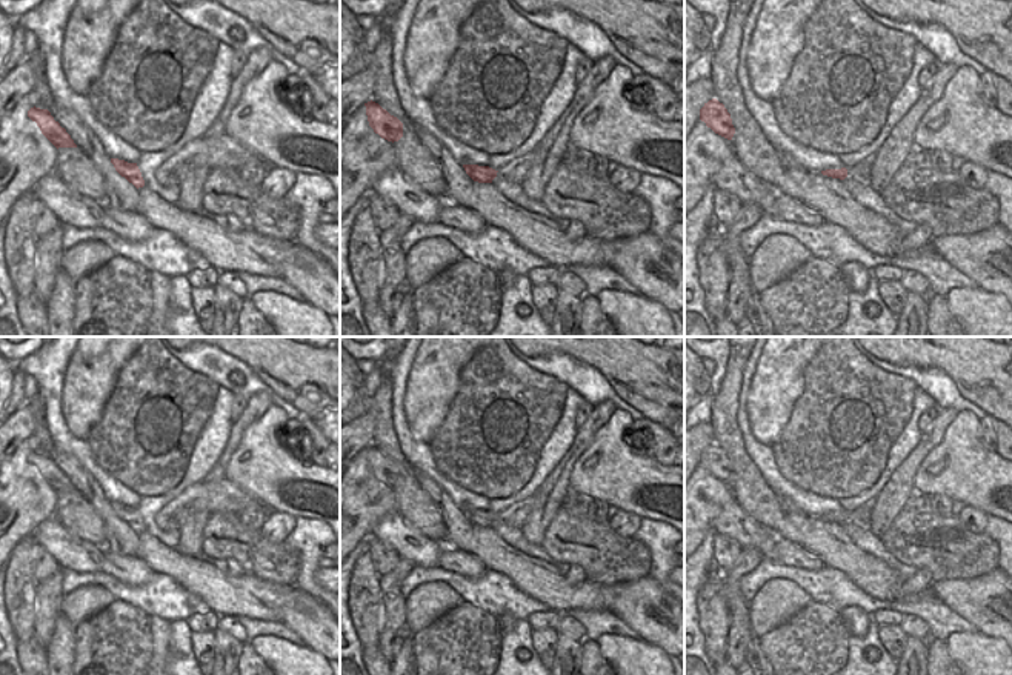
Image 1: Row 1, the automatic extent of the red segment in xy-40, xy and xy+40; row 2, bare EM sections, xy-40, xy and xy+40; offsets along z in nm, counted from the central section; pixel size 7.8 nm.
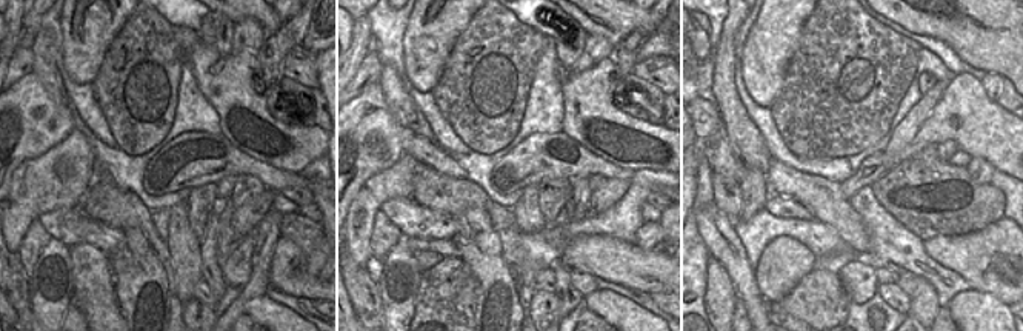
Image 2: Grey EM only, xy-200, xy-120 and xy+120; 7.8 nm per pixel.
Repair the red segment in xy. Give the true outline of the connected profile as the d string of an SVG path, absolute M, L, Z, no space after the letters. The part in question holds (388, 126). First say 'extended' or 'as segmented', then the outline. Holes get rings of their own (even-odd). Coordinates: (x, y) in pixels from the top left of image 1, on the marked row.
as segmented; M372 100L365 103L365 106L369 126L375 134L392 143L403 137L403 123L397 117L391 115L386 109Z

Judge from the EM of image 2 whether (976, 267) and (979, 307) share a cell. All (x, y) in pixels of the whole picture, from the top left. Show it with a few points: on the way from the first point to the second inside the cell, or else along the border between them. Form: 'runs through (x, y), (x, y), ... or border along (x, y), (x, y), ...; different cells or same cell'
border along (971, 288), (991, 293), (1006, 305); different cells

